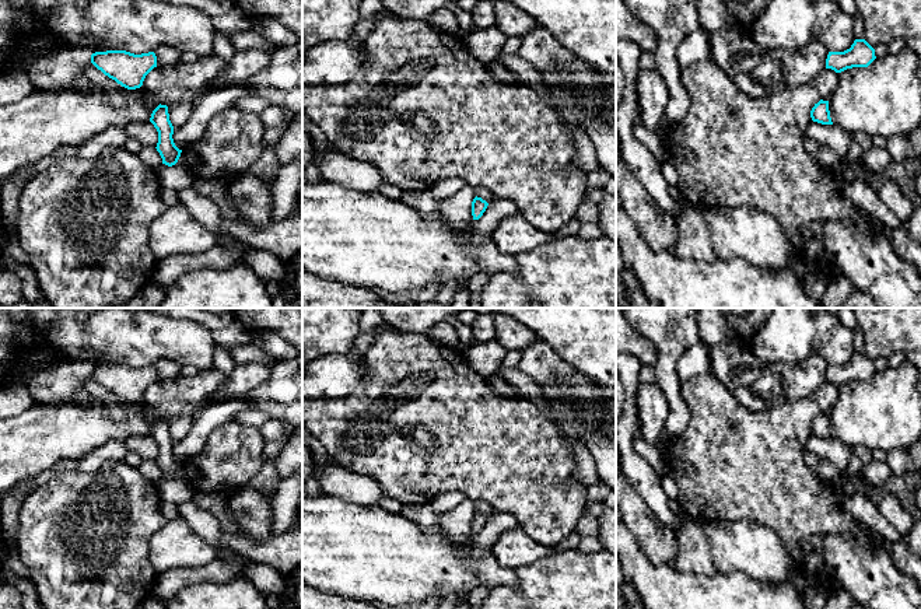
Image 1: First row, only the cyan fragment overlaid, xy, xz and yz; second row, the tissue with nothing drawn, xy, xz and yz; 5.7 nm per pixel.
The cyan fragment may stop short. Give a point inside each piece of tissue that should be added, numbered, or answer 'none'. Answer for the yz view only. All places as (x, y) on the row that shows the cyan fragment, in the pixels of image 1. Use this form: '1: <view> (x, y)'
none

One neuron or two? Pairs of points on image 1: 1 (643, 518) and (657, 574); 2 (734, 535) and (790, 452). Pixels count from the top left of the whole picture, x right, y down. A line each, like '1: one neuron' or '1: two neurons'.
1: two neurons
2: two neurons

